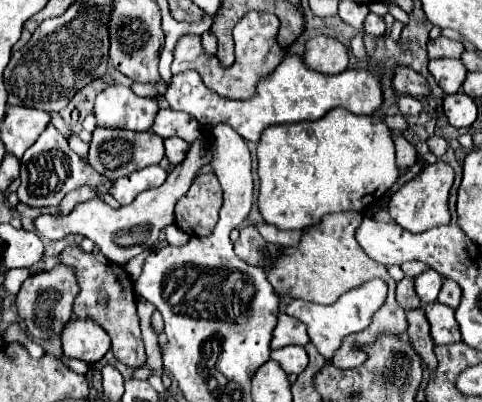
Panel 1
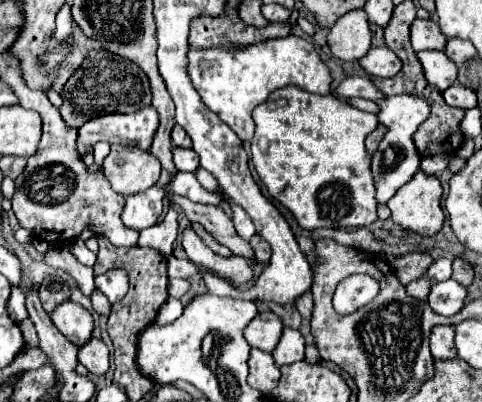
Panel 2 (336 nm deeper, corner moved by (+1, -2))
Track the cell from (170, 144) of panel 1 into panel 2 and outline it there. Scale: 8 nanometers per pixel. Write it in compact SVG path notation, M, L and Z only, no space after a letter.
M174 147L174 165L178 171L196 171L198 169L198 155L192 149L182 149L182 147Z

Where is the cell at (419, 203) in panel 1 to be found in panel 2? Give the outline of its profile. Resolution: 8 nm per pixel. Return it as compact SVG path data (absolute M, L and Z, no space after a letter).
M422 169L388 201L394 223L410 229L422 237L436 235L444 223L440 207L442 185L434 175Z

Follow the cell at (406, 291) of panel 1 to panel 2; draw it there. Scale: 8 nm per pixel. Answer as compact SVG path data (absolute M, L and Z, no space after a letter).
M406 253L402 257L396 257L392 267L396 277L400 279L402 285L408 285L420 277L426 275L428 267L432 265L432 257L428 253Z

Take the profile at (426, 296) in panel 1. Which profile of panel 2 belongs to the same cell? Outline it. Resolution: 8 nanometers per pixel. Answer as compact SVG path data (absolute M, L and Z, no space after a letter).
M442 257L438 261L434 261L426 273L426 277L432 281L432 283L438 283L438 281L446 281L448 277L452 275L452 261L448 257Z

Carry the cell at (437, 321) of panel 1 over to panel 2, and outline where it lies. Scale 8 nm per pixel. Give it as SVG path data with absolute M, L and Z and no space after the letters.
M448 325L434 327L432 337L430 337L430 349L432 349L434 359L452 359L452 357L456 357L454 327L448 327Z

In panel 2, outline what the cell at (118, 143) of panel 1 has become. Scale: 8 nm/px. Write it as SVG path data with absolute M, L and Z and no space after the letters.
M112 145L102 171L120 195L134 195L152 187L160 177L160 161L140 147Z

